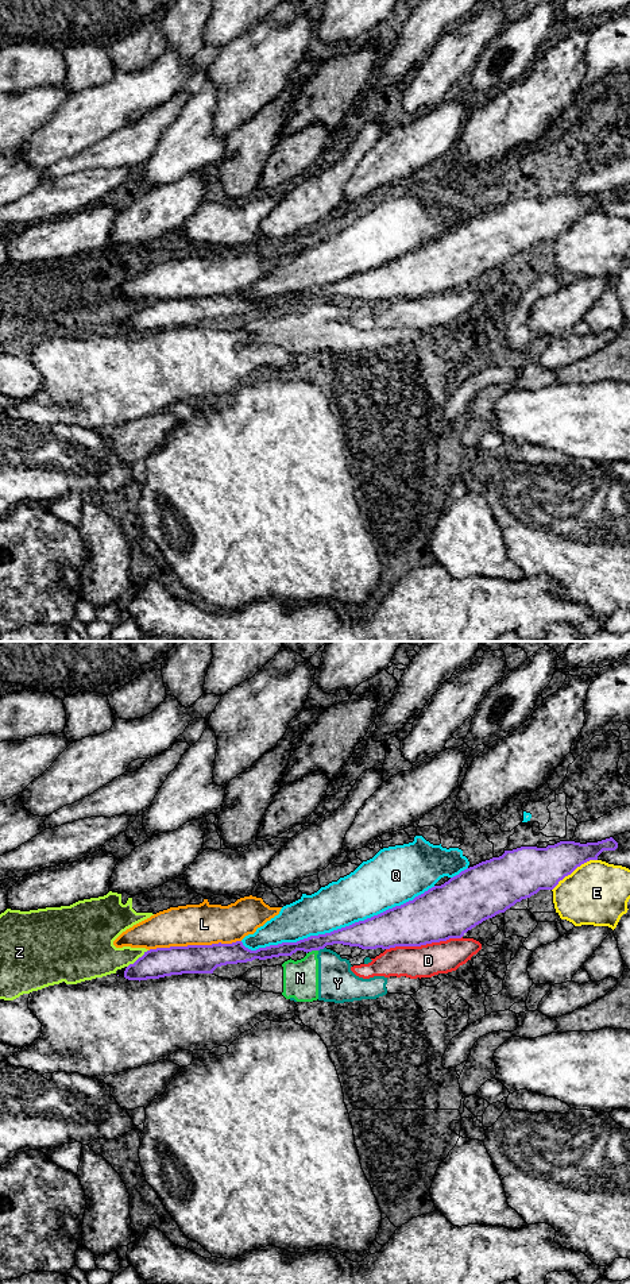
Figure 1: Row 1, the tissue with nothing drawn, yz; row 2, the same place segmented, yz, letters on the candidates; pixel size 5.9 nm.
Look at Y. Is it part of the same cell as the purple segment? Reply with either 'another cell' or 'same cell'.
another cell

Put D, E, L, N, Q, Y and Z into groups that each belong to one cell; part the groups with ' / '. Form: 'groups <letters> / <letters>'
groups D / E / L / N Y / Q / Z

